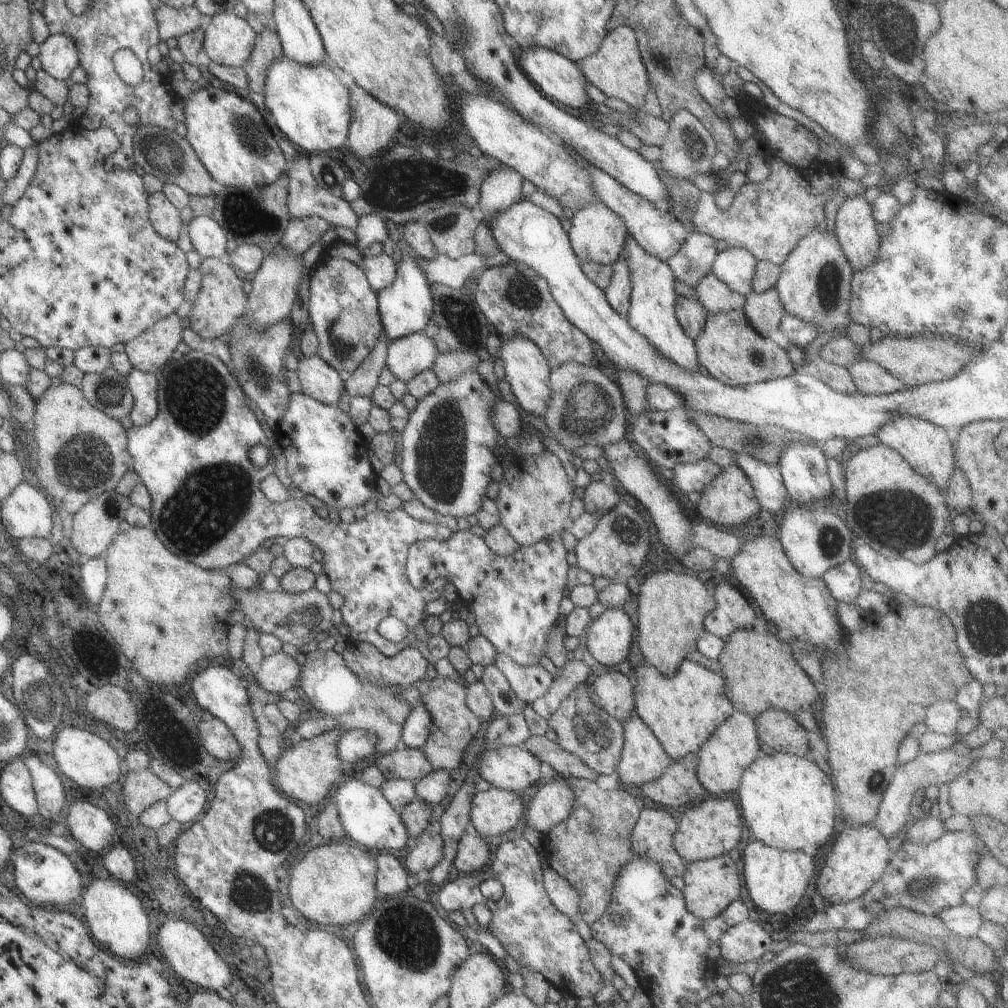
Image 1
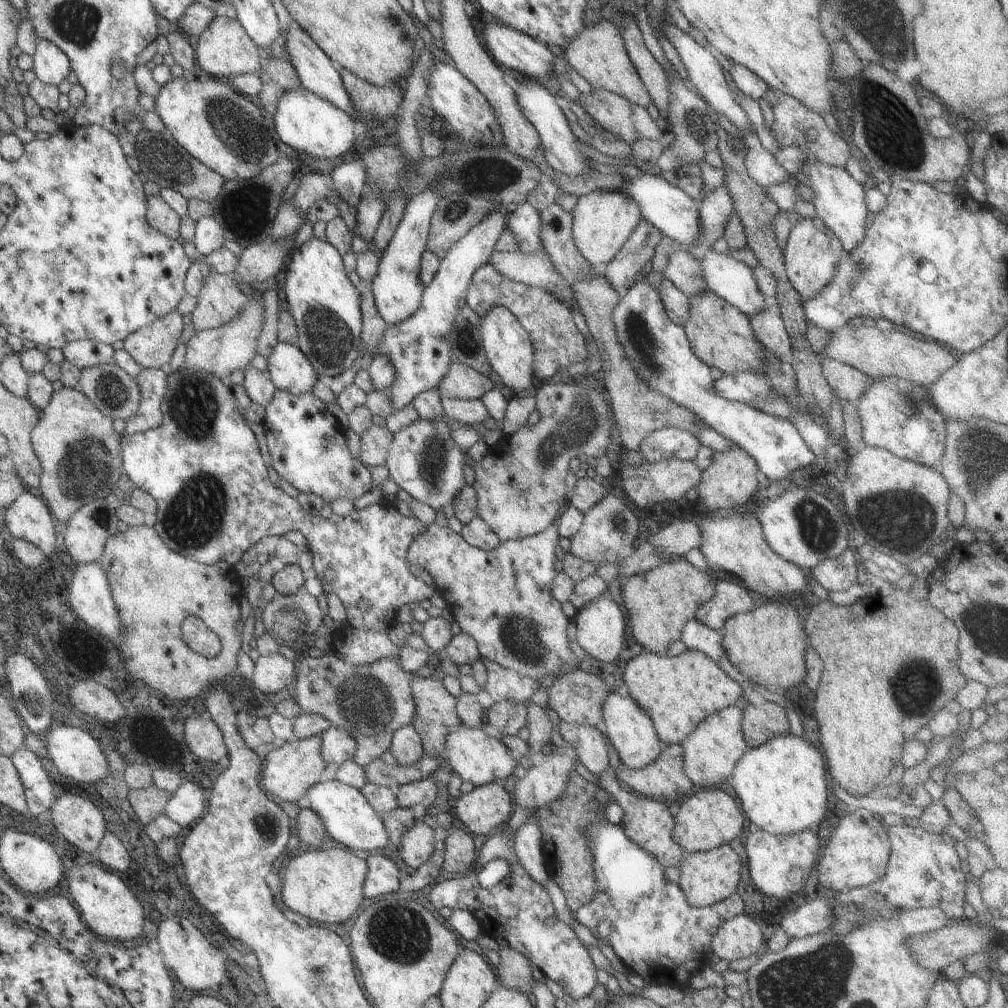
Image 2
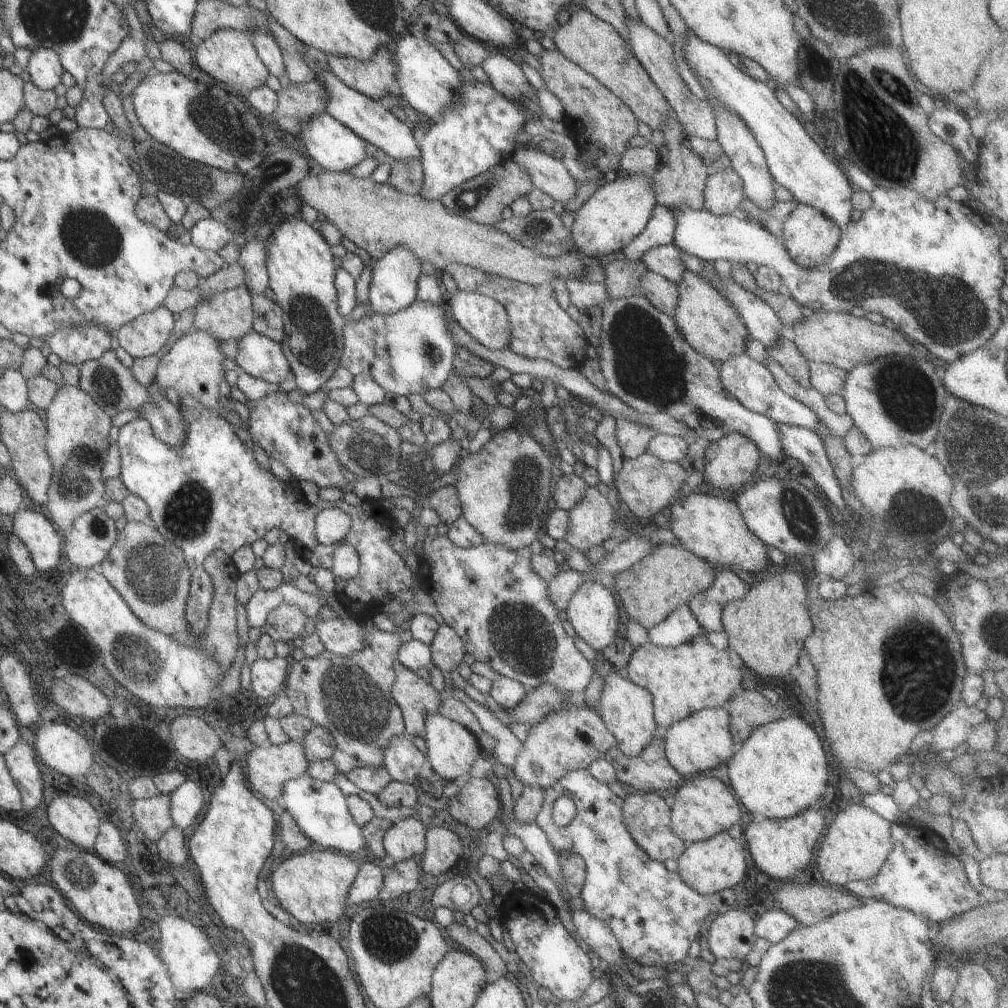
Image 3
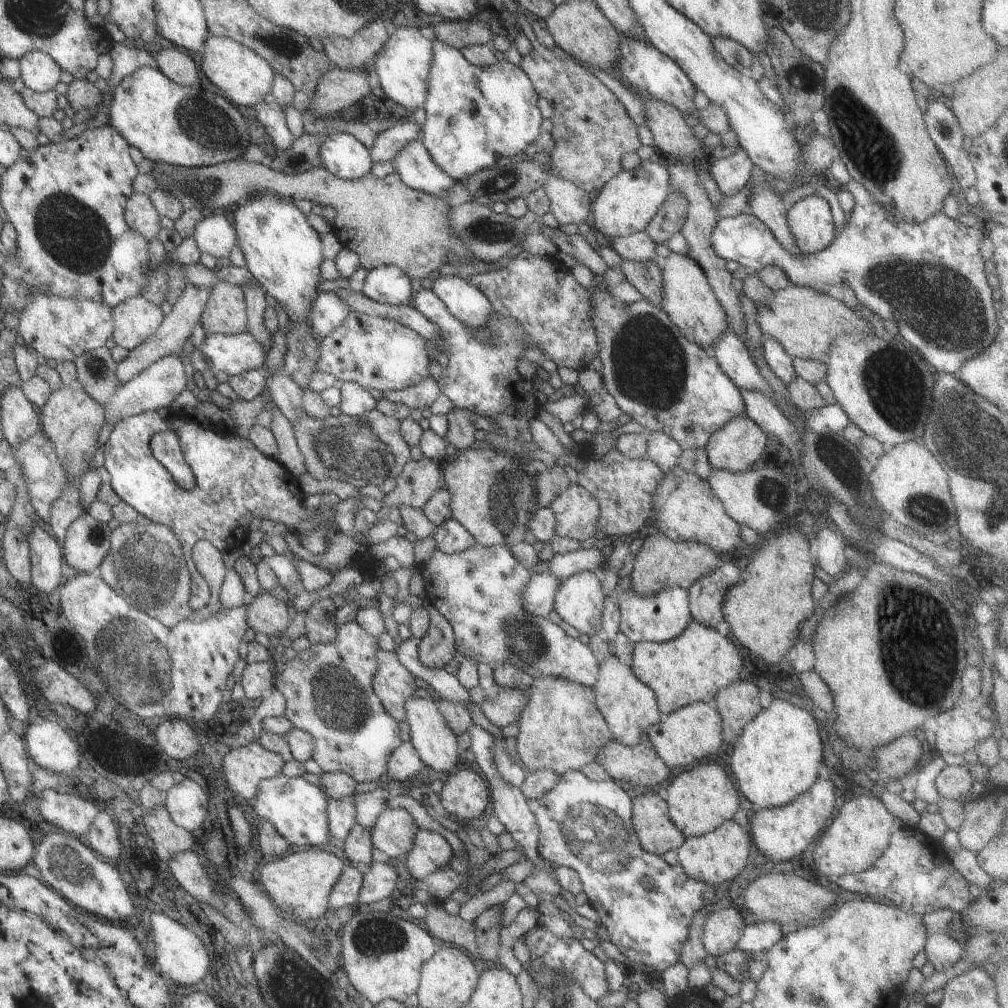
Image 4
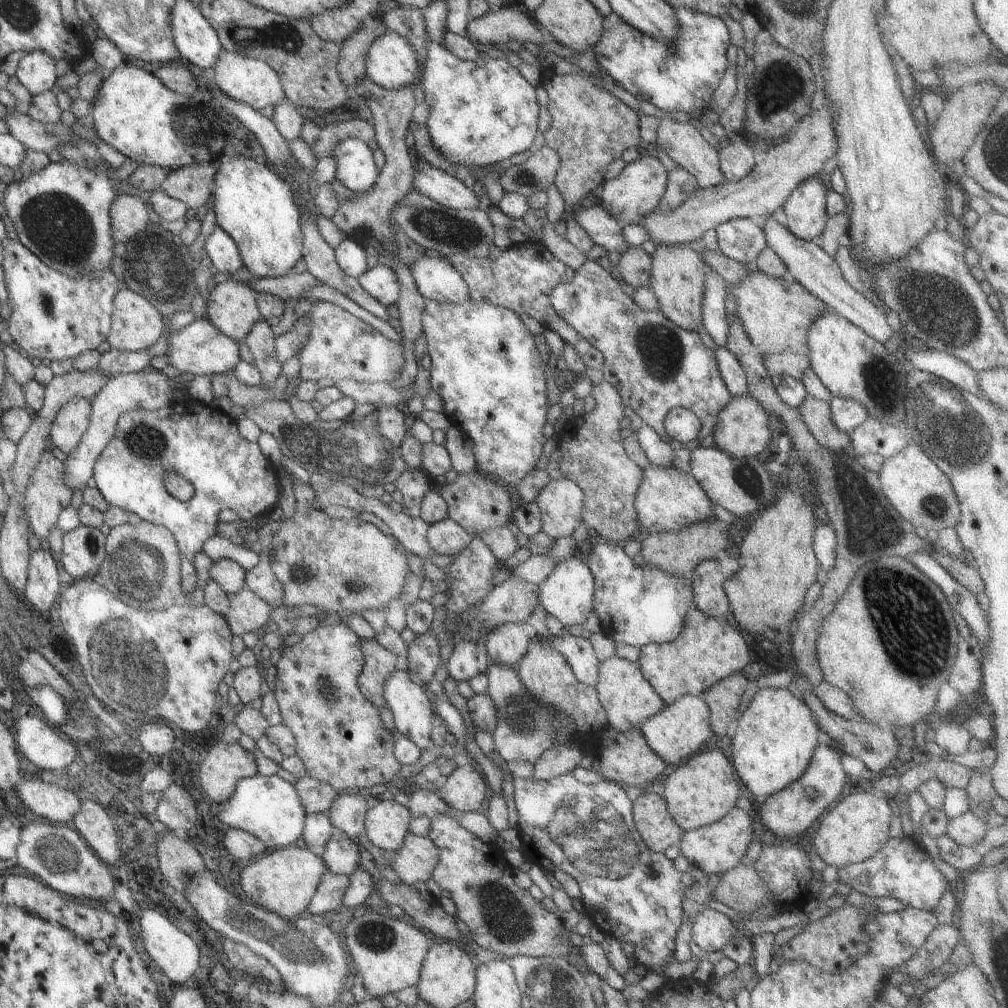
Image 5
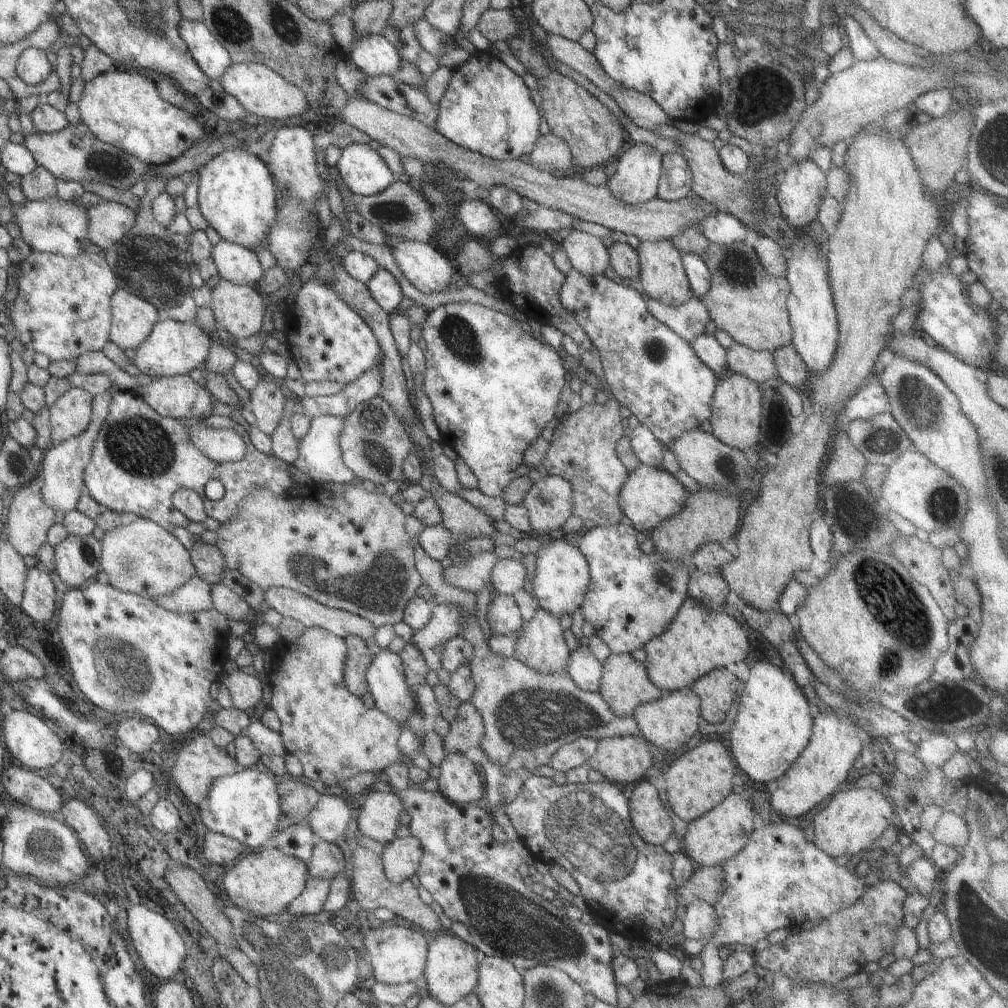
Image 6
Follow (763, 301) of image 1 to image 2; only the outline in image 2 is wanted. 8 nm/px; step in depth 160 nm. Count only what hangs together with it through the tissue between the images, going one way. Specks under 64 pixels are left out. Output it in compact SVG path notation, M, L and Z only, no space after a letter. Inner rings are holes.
M765 305L748 319L751 330L762 347L771 354L777 355L782 361L788 361L790 338L785 332L779 307Z

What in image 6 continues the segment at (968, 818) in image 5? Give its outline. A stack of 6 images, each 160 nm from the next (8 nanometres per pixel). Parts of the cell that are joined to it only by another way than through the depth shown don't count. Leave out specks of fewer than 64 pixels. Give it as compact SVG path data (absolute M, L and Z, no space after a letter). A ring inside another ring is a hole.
M943 811L929 831L935 843L958 849L968 841L968 826L958 814Z

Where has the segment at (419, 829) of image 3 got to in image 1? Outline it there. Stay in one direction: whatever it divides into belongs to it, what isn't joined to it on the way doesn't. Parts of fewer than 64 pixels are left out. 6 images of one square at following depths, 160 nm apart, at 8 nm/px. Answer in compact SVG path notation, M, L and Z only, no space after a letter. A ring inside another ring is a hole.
M425 830L411 839L407 856L403 860L409 872L417 873L419 870L430 870L442 857L442 838L440 834Z

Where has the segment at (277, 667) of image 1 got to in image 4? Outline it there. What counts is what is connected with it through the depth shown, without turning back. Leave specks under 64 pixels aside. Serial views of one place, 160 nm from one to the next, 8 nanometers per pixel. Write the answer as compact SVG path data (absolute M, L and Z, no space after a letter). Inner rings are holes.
M270 660L245 664L239 681L245 699L263 699L271 694L271 690L275 689L272 667Z

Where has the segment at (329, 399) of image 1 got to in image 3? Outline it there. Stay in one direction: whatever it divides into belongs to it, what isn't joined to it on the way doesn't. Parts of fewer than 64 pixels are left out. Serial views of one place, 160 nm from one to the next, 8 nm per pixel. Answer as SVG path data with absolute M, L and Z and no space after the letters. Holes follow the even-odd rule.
M253 330L238 338L237 354L232 358L239 366L238 372L275 385L290 376L290 366L280 350L280 343Z

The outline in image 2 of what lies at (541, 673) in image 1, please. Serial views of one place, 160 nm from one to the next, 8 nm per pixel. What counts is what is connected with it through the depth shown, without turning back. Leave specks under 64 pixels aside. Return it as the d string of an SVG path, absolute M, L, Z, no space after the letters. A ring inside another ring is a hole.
M482 659L486 670L486 681L481 687L481 697L485 702L503 699L526 703L544 681L536 681L515 671L500 667L489 659Z

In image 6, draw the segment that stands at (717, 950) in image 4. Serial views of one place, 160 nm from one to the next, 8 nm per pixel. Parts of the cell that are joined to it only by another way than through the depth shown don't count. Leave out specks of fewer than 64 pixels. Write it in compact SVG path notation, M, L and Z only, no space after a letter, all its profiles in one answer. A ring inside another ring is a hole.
M699 899L684 906L680 921L682 922L682 938L693 938L706 944L711 940L717 926L712 905Z

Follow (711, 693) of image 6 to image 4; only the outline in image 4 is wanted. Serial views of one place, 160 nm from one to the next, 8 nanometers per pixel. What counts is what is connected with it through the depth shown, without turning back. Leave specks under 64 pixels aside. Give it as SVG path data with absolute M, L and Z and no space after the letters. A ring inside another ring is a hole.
M738 680L715 692L711 703L721 720L722 742L733 744L743 726L759 712L761 706L757 699L758 692L759 689L753 683L744 680Z

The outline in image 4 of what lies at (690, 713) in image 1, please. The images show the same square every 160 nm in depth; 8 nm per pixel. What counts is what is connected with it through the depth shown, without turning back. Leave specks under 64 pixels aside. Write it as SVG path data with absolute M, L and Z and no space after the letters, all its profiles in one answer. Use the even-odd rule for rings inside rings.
M690 619L687 627L675 639L661 644L640 641L633 646L631 671L655 694L660 714L674 712L685 704L713 701L719 688L734 684L742 674L741 656L737 646L717 630Z

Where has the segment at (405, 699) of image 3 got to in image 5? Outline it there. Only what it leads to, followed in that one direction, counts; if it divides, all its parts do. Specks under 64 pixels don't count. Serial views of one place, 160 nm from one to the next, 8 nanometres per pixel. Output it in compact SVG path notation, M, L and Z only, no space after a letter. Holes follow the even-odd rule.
M360 639L363 668L357 677L359 692L377 708L385 706L382 693L384 678L399 668L399 658L380 647L373 639Z

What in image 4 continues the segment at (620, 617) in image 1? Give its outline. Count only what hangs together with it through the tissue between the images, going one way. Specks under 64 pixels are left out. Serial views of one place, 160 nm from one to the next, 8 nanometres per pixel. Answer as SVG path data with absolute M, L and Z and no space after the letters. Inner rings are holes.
M579 570L559 580L559 588L553 594L553 610L561 620L579 633L586 635L600 633L600 617L603 610L604 594L599 580L589 570Z

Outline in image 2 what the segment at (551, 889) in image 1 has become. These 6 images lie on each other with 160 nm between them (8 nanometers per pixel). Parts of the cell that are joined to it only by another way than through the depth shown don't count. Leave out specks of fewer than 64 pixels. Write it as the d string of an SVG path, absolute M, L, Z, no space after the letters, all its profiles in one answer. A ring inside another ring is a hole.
M533 812L517 832L513 832L514 855L523 870L537 883L543 885L550 879L547 862L542 857L540 830Z

